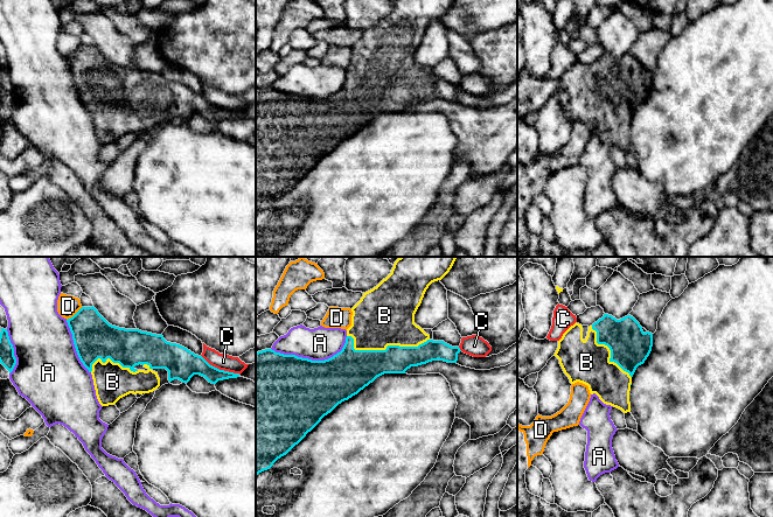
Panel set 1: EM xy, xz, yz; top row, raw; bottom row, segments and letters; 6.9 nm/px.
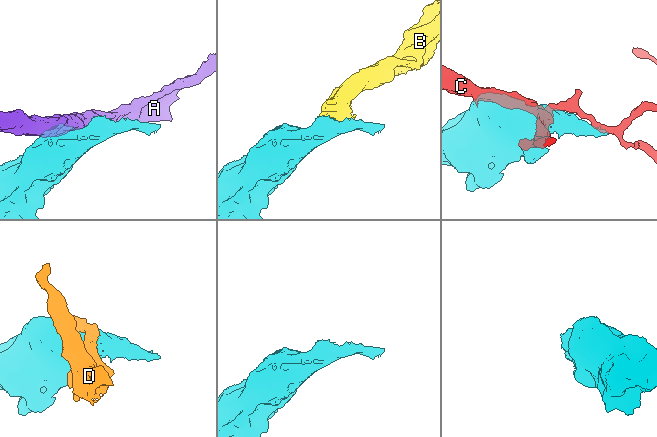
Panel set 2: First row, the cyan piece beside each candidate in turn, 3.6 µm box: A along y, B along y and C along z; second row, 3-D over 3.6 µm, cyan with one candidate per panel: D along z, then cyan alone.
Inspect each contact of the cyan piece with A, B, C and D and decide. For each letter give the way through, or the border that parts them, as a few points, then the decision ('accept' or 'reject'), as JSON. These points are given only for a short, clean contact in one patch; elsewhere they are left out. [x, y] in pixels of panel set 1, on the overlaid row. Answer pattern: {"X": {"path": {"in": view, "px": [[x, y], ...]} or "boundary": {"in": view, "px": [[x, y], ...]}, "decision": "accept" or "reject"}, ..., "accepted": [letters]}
{"A": {"decision": "reject"}, "B": {"decision": "accept"}, "C": {"boundary": {"in": "xy", "px": [[201, 355], [210, 364], [220, 369], [239, 374]]}, "decision": "reject"}, "D": {"decision": "reject"}, "accepted": ["B"]}

